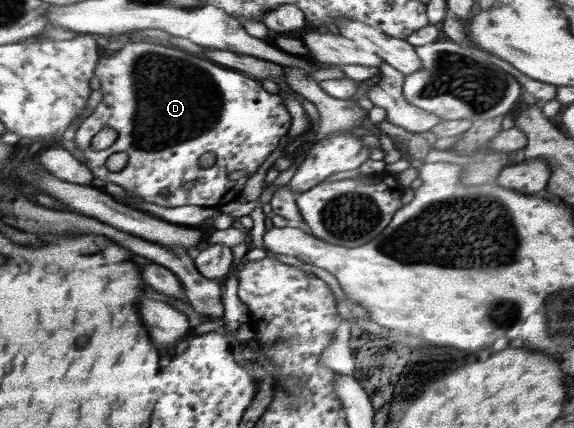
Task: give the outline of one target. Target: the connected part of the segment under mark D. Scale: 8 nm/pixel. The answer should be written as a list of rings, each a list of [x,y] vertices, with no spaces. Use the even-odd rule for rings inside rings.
[[[142,41],[133,42],[133,44],[129,42],[119,52],[115,52],[115,56],[109,56],[109,58],[101,56],[94,76],[101,81],[99,90],[103,93],[103,99],[93,113],[76,128],[75,139],[73,139],[87,160],[85,165],[93,170],[97,178],[119,184],[131,190],[133,194],[141,196],[143,200],[165,206],[165,208],[175,208],[185,204],[215,208],[215,204],[223,206],[235,200],[235,194],[241,194],[247,180],[277,148],[279,140],[288,134],[291,126],[291,117],[285,110],[282,95],[281,93],[269,94],[273,92],[269,90],[271,86],[265,86],[263,90],[259,82],[237,74],[237,70],[221,68],[209,60],[201,60],[195,54],[179,48]],[[103,126],[116,130],[117,138],[109,148],[92,150],[91,140]],[[115,152],[127,152],[128,161],[125,170],[111,172],[105,167],[107,158]],[[205,152],[214,152],[216,156],[214,165],[209,169],[203,169],[199,165],[199,158]],[[235,170],[245,170],[247,173],[238,180],[231,180],[229,174]],[[193,180],[198,184],[191,190],[185,190],[183,184]],[[163,188],[169,190],[167,196],[161,196]]]

